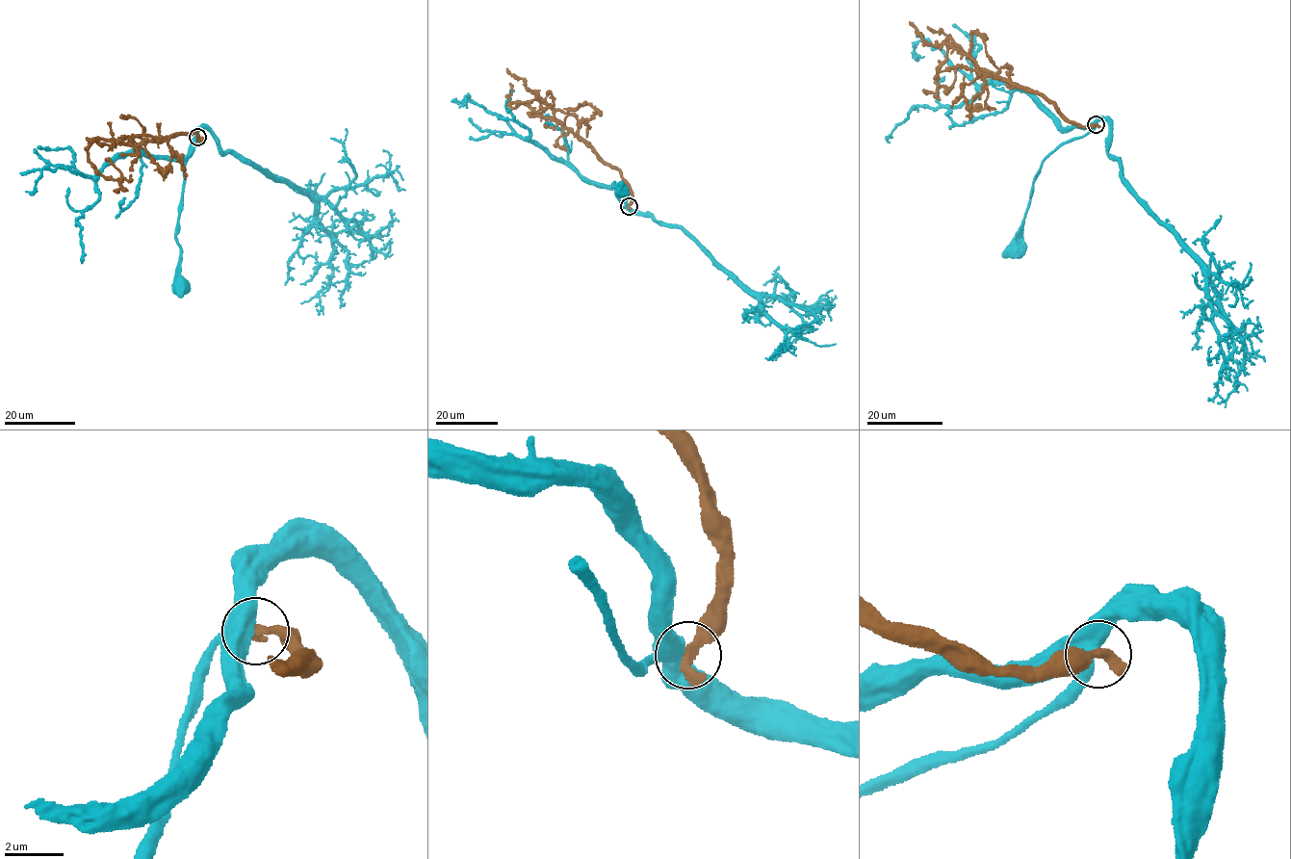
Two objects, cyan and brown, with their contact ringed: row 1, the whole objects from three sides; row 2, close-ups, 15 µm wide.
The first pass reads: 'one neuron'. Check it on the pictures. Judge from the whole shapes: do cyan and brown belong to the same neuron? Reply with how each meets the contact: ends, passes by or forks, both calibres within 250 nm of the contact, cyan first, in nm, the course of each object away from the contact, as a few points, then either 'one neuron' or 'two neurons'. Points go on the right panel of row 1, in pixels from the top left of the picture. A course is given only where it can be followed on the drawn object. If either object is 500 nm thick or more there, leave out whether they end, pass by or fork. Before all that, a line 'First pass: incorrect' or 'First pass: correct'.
First pass: incorrect
cyan forks there; brown ends there; 440 nm thick on the cyan side, 440 nm on the other; cyan runs (1096, 124), (1084, 135), (1063, 143), (1044, 160), (1033, 183), (1023, 219), (1022, 247), (1017, 248); brown runs (1096, 124), (1071, 124), (1054, 103), (977, 67), (949, 37), (936, 83), (948, 88), (962, 67); two neurons

